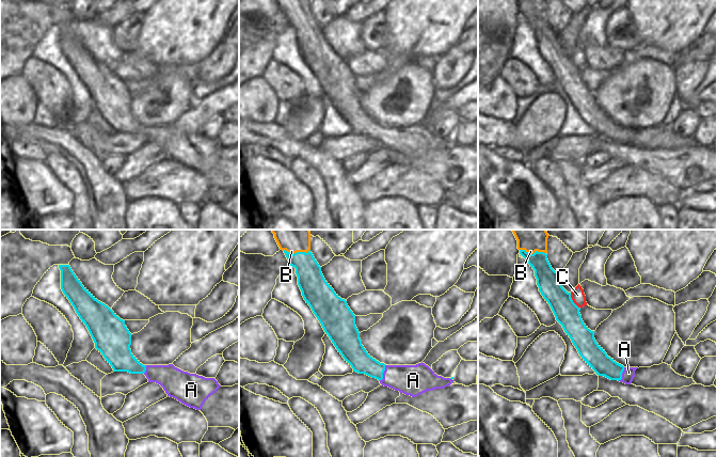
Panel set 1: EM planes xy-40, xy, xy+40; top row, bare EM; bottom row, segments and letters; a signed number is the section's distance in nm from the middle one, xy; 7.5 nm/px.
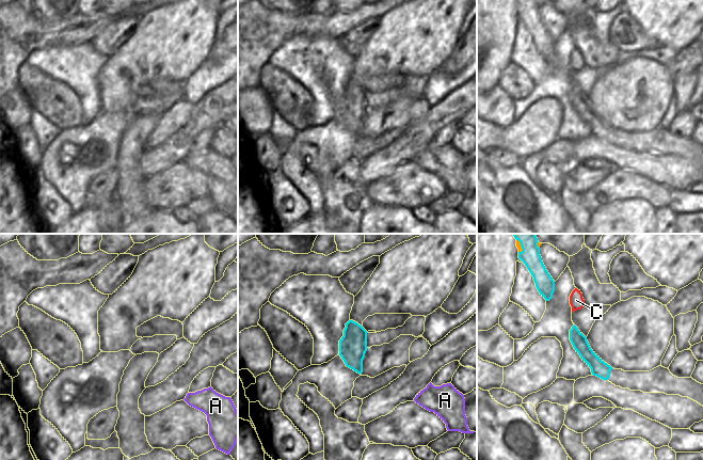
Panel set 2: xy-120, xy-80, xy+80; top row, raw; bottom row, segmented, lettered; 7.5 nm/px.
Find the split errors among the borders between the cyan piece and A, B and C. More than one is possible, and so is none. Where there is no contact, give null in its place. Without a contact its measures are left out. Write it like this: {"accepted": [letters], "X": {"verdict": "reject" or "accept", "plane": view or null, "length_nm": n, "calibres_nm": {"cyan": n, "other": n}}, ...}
{"accepted": [], "A": {"verdict": "reject", "plane": "xy", "length_nm": 130, "calibres_nm": {"cyan": 170, "other": 240}}, "B": {"verdict": "reject", "plane": "xy", "length_nm": 200, "calibres_nm": {"cyan": 200, "other": 280}}, "C": {"verdict": "reject", "plane": "xy+40", "length_nm": 150, "calibres_nm": {"cyan": 190, "other": 100}}}

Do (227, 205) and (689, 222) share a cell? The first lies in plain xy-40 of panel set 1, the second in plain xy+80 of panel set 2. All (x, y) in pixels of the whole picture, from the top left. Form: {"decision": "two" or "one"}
{"decision": "two"}

